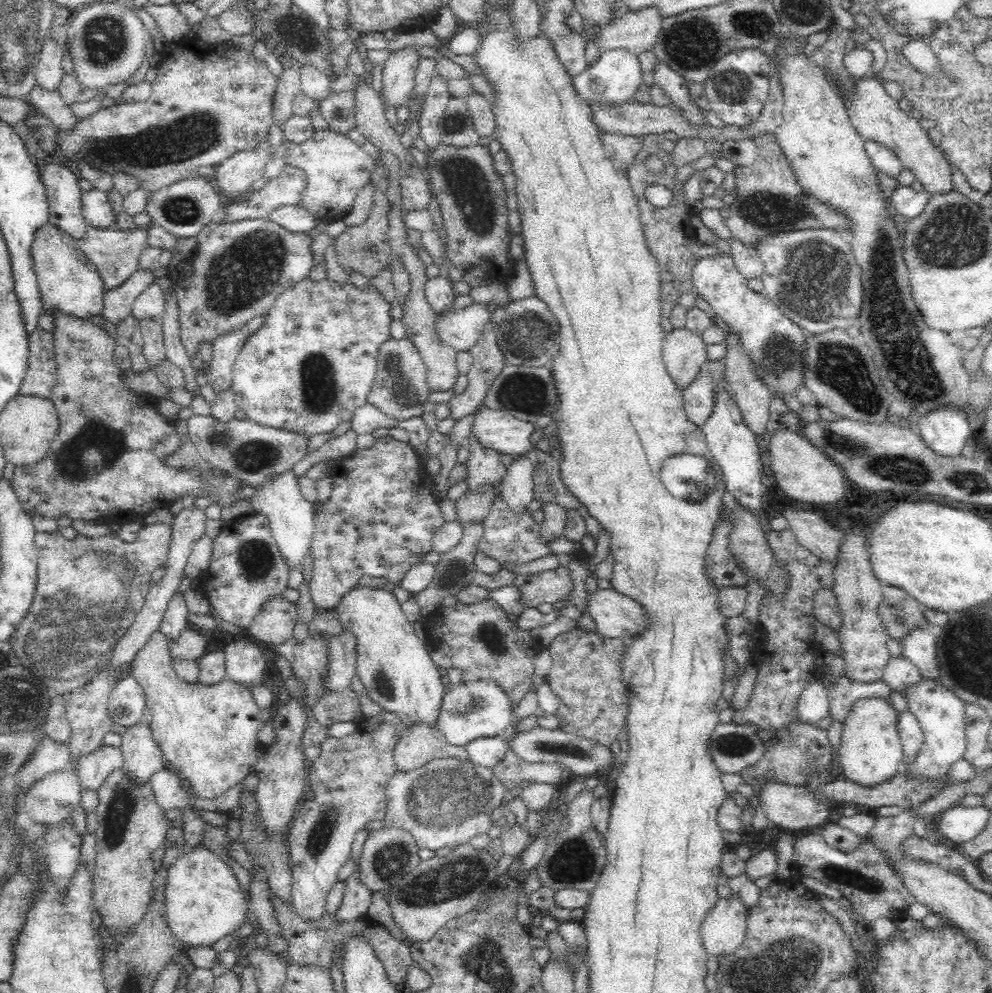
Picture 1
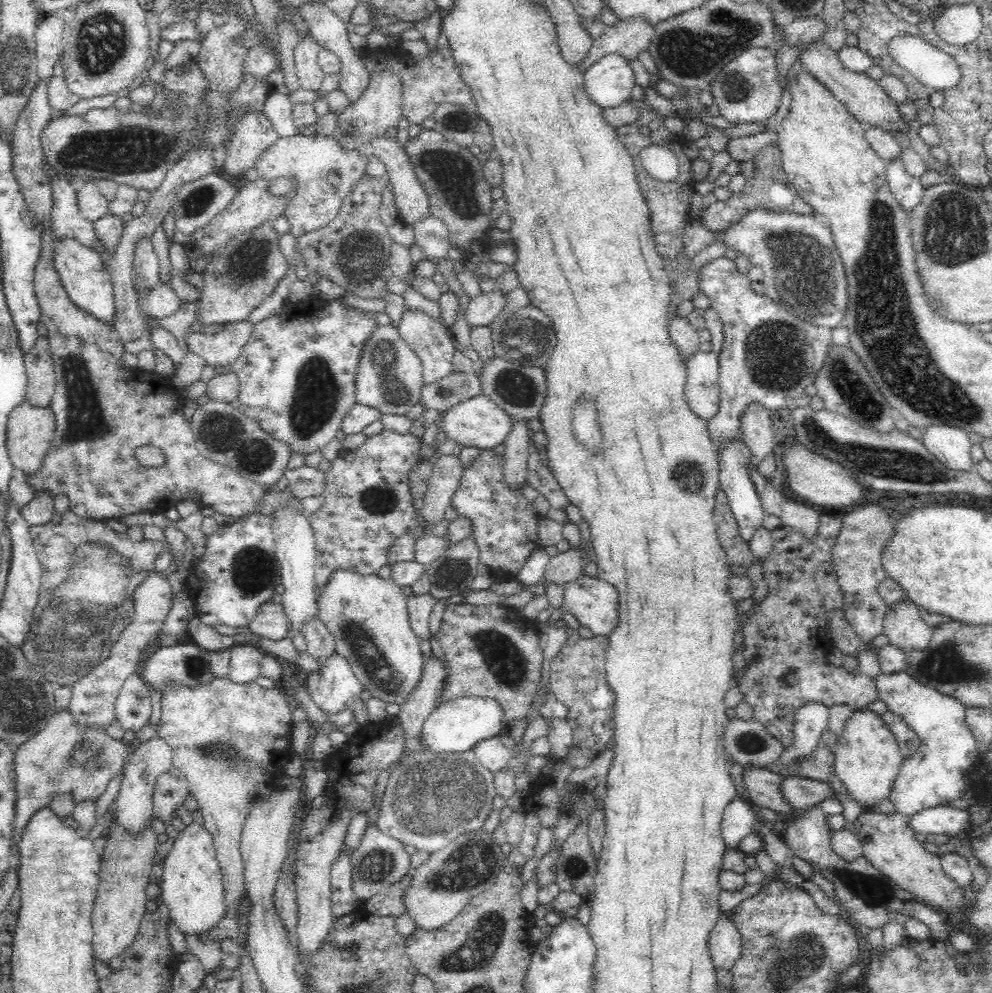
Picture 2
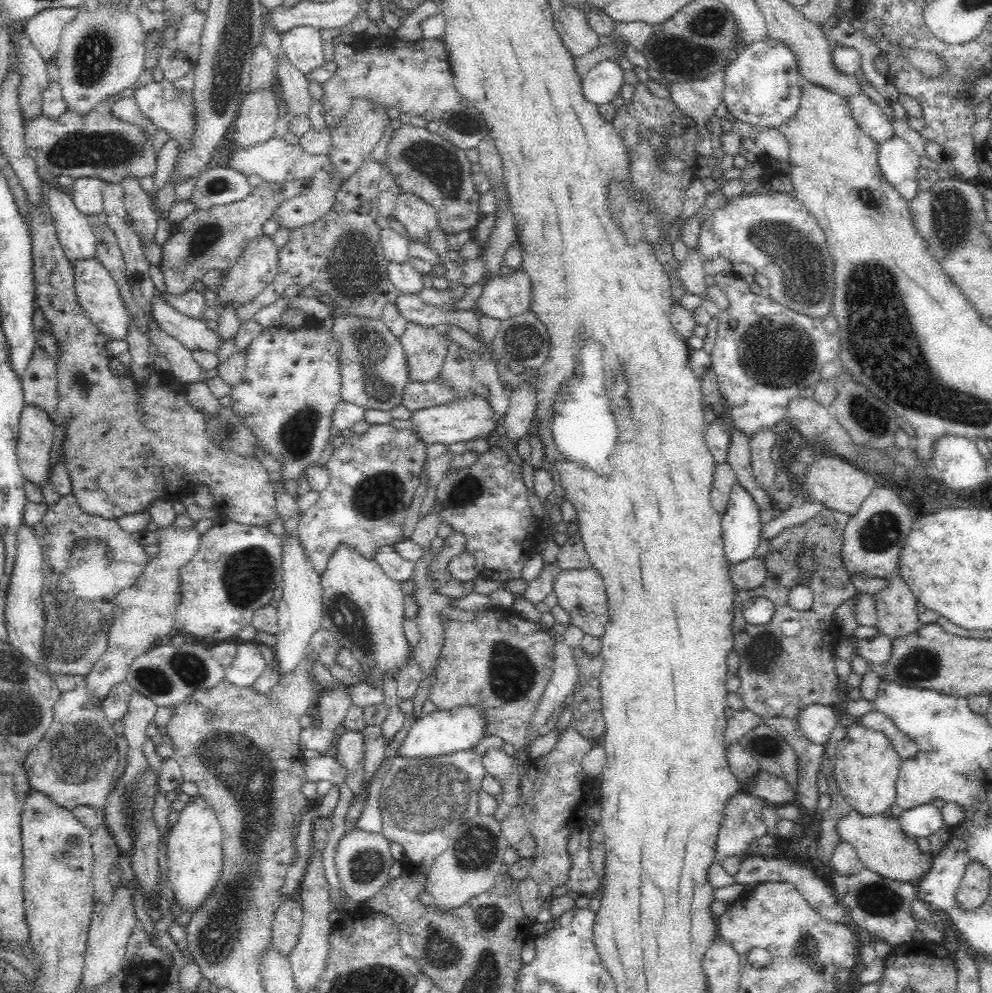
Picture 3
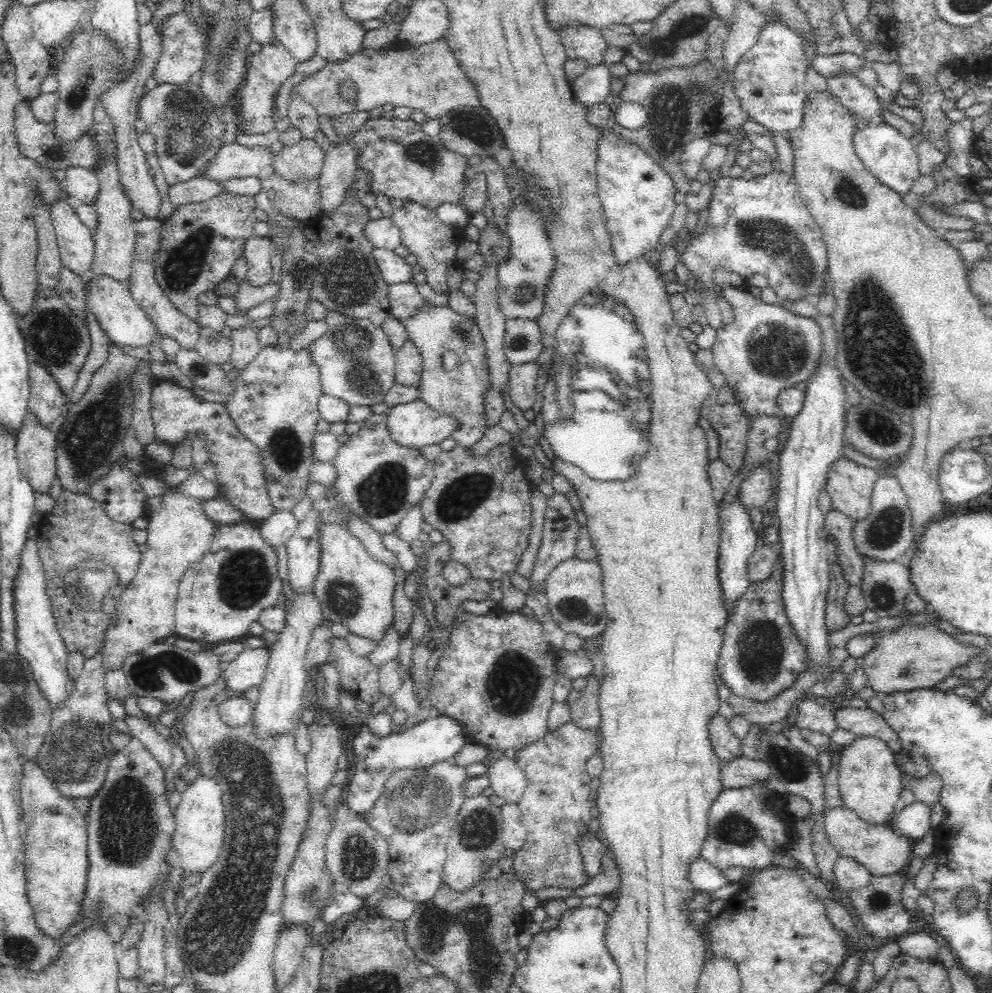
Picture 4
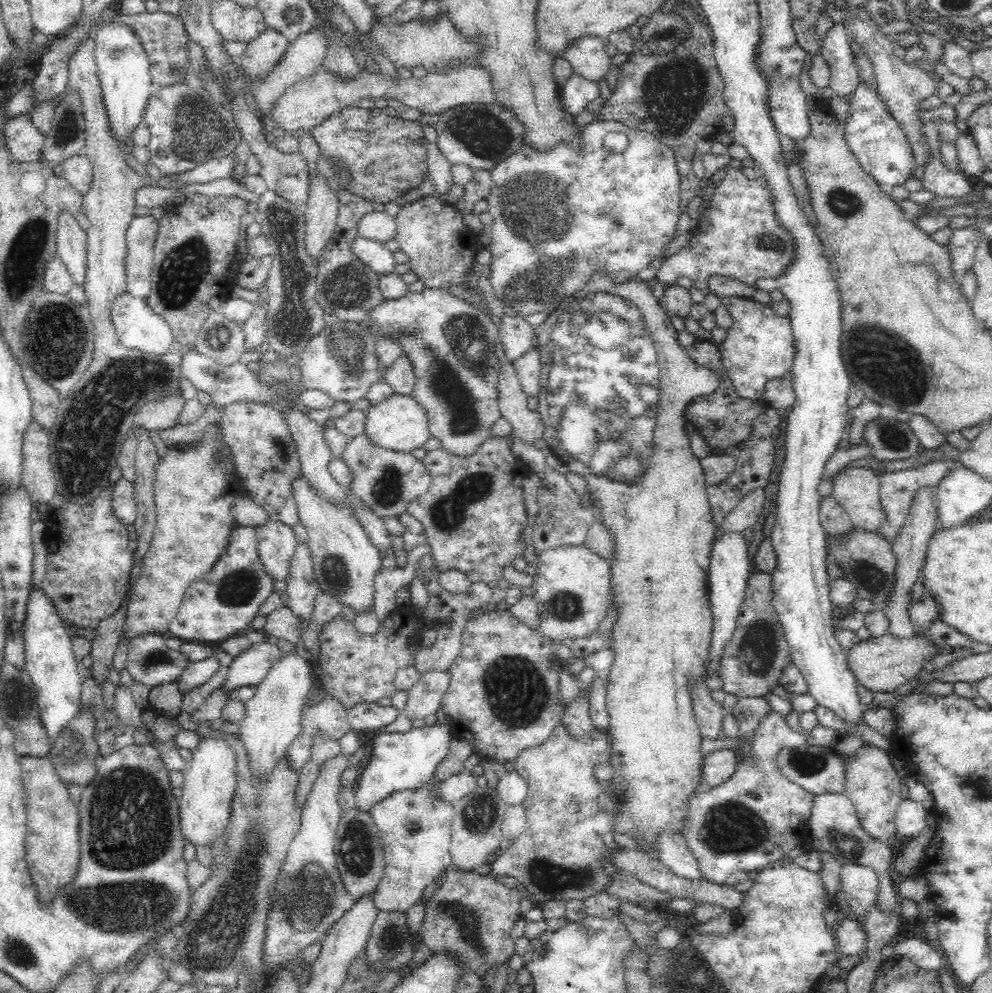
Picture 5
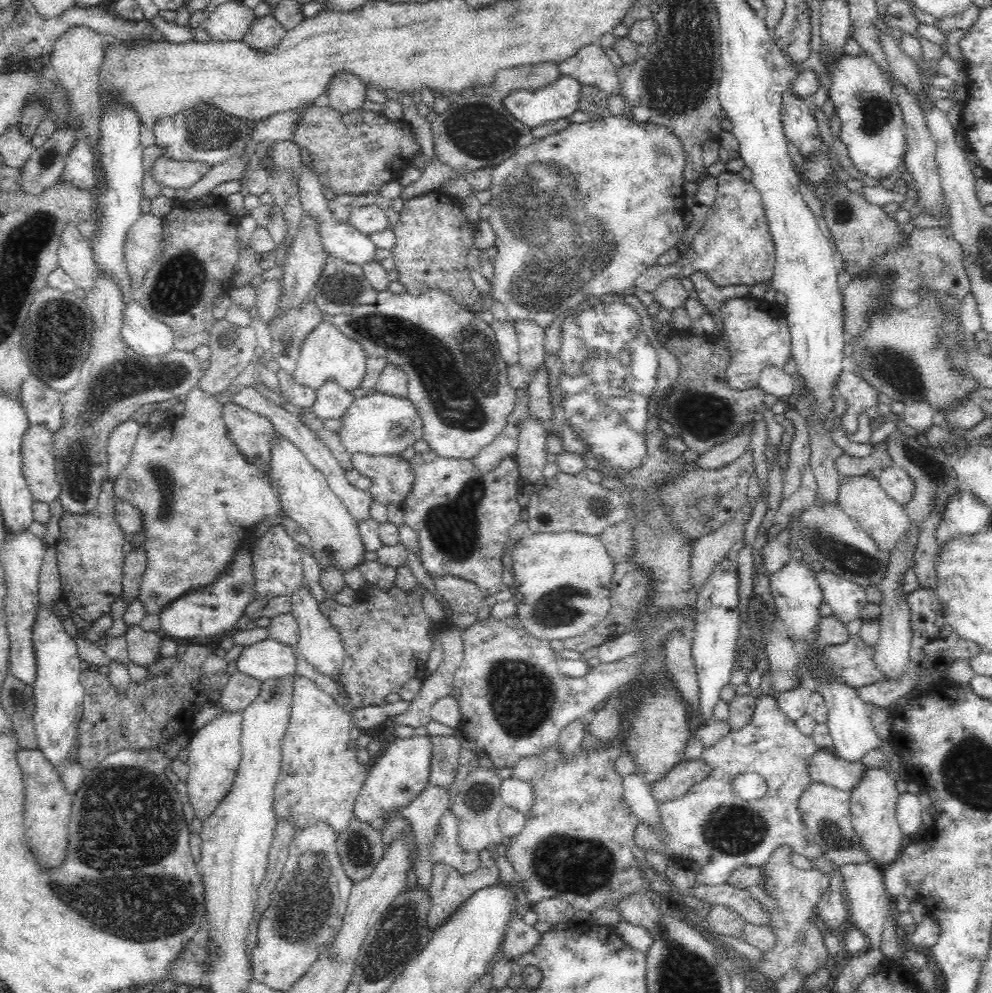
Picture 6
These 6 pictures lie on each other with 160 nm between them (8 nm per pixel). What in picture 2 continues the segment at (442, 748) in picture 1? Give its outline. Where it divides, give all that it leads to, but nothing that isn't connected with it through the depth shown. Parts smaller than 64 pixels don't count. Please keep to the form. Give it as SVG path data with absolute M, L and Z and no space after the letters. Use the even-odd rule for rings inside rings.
M432 654L432 658L423 660L420 682L409 695L408 700L400 704L399 718L405 733L405 747L411 752L422 748L421 729L429 714L438 706L437 697L446 683L447 670L443 662Z

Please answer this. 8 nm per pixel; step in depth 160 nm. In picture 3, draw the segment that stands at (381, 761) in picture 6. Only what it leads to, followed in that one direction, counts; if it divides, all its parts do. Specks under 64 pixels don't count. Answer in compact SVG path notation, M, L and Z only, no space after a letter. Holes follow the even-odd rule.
M464 706L450 710L435 710L431 714L422 714L416 723L410 728L408 735L400 743L396 755L410 758L428 758L440 755L449 755L456 751L467 751L480 743L484 735L484 716L481 716L475 708ZM347 730L338 736L333 755L346 769L345 783L351 791L351 804L345 813L347 830L352 830L368 802L368 782L364 773L364 732Z

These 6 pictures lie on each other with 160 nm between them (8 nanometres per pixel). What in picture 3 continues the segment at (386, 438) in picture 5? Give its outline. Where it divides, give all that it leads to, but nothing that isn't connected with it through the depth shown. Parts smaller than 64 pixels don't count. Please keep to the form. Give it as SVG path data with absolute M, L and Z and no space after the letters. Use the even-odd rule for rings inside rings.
M479 395L463 401L452 401L430 408L418 408L410 412L408 418L411 422L410 431L416 435L416 439L427 445L441 442L442 444L454 444L454 442L466 442L481 436L486 438L496 428L494 411L490 403Z

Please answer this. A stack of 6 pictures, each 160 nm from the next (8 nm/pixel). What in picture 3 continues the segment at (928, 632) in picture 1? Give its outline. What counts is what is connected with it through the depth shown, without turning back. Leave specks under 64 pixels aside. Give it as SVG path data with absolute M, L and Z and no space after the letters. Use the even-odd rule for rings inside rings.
M899 572L884 576L884 586L872 594L878 615L877 628L880 634L890 638L906 636L922 623L918 620L916 595L902 580Z

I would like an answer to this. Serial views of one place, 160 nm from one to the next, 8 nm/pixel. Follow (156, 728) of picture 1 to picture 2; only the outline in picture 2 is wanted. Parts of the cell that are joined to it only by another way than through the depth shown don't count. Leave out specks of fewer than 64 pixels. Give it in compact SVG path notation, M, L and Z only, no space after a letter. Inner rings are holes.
M215 678L210 684L198 688L185 688L180 684L168 684L162 696L161 721L158 737L165 740L172 749L173 766L185 776L189 793L198 800L203 814L203 825L212 833L221 868L224 887L224 916L215 927L200 932L201 942L208 940L223 942L227 939L246 949L247 932L240 932L238 906L247 896L244 876L244 861L240 850L241 834L248 813L252 807L264 802L285 776L286 764L290 758L292 736L292 716L296 706L291 690L284 688L264 688L255 681L235 684L232 680Z

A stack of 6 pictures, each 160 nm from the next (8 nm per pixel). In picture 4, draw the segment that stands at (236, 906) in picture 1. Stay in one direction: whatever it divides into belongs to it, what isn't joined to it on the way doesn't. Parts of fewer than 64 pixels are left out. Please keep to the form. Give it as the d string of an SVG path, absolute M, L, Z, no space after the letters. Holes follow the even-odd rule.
M199 774L182 794L182 800L173 811L175 831L171 846L180 854L180 866L188 875L204 872L219 856L224 847L225 808L220 785L211 776Z

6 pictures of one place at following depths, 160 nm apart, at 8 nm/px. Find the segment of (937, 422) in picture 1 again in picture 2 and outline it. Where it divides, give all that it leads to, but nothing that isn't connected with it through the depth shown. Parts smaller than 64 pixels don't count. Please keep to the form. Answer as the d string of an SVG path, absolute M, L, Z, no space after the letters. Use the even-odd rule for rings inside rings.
M933 424L923 431L923 445L944 466L953 471L974 468L971 458L969 433L947 424Z

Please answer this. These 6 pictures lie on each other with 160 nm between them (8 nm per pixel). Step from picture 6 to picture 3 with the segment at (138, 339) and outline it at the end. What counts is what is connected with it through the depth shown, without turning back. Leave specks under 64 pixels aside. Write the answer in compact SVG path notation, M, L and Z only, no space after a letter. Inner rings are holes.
M97 259L82 260L73 265L75 291L88 319L109 340L125 340L132 326L132 316L119 293L119 286L111 272Z

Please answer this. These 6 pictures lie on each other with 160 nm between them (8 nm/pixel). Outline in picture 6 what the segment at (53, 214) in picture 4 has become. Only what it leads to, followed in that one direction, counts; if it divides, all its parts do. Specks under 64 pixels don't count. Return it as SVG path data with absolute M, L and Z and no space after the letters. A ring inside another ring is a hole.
M68 224L61 236L57 264L66 271L78 288L89 291L95 283L97 268L91 244L82 236L76 224Z

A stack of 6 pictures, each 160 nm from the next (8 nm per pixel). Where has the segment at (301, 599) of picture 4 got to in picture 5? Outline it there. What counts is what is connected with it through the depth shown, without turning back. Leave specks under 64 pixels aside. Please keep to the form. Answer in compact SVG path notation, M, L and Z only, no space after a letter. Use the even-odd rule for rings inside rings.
M302 651L297 654L285 654L265 676L264 681L256 686L256 695L244 705L244 719L239 723L237 735L248 753L248 767L252 777L263 783L275 769L279 760L285 756L289 744L301 734L301 713L311 689L315 688L312 681L312 671L309 661Z

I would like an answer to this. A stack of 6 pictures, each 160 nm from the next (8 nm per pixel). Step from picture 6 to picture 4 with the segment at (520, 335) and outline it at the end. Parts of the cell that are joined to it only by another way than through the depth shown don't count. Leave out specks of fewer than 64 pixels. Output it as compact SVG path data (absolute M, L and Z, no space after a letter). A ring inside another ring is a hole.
M535 361L511 366L509 396L522 411L532 408L535 400L539 397L535 391L538 369Z

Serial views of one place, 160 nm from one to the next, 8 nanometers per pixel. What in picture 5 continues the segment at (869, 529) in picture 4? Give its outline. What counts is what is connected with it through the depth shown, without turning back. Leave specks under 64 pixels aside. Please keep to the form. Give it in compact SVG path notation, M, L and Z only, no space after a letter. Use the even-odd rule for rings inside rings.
M936 460L932 461L922 468L912 468L899 471L886 471L879 474L880 483L880 500L882 508L886 513L886 520L879 528L879 534L886 540L890 540L898 534L898 531L902 526L908 513L911 509L912 501L915 498L915 494L920 492L921 488L936 486L954 467L959 464L952 460Z

